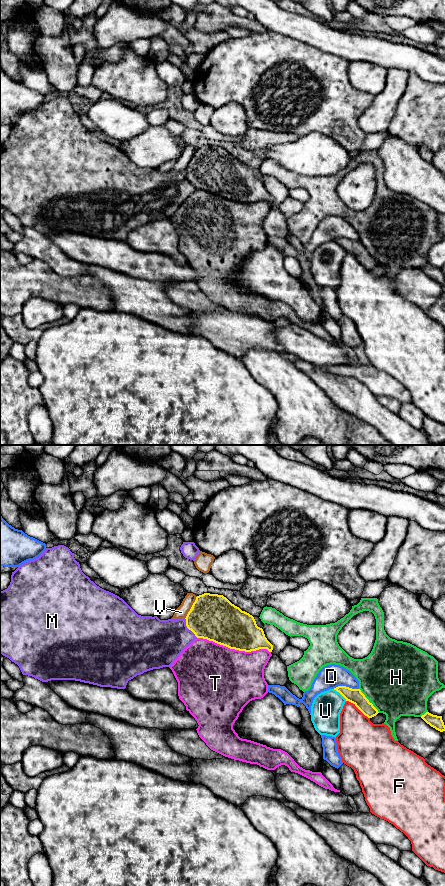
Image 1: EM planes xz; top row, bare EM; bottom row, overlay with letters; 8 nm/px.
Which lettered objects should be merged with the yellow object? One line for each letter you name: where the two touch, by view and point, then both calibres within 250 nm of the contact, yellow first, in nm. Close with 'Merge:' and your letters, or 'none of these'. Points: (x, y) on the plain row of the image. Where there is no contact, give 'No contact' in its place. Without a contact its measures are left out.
T: Touches yellow at xz (234, 200). Thickness 340 nm (yellow) against 480 nm
Merge: T

